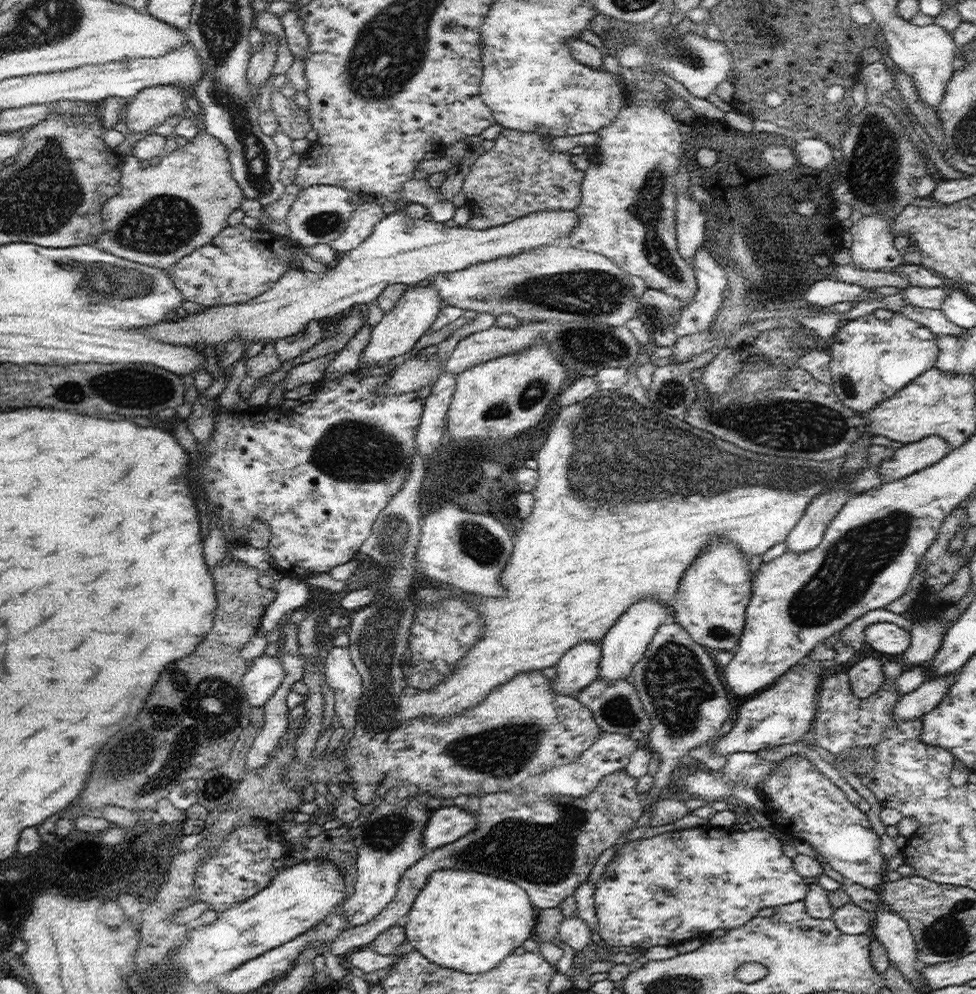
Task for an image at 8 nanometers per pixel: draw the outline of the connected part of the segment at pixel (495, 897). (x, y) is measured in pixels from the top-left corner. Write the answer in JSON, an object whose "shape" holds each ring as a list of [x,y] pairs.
{"shape":[[[442,869],[430,875],[403,925],[407,943],[436,966],[482,974],[532,937],[536,911],[528,893],[513,882],[479,872]]]}

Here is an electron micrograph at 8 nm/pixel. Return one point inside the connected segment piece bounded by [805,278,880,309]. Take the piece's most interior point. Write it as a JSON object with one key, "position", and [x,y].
{"position":[825,293]}

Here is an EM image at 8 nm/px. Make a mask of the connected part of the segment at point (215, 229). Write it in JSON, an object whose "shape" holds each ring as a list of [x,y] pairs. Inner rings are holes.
{"shape":[[[204,129],[184,146],[171,153],[165,153],[156,166],[140,167],[140,160],[134,155],[124,157],[121,172],[121,189],[116,198],[110,198],[102,208],[105,231],[98,237],[95,245],[113,256],[168,270],[195,248],[210,242],[226,225],[232,212],[240,209],[245,199],[243,190],[238,186],[231,173],[229,152],[215,136]]]}

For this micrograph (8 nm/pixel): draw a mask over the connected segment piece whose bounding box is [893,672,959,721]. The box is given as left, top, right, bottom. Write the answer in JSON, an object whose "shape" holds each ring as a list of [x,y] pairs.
{"shape":[[[959,672],[929,678],[915,690],[906,693],[897,702],[893,713],[895,721],[922,717],[940,704],[946,693],[955,684]]]}

